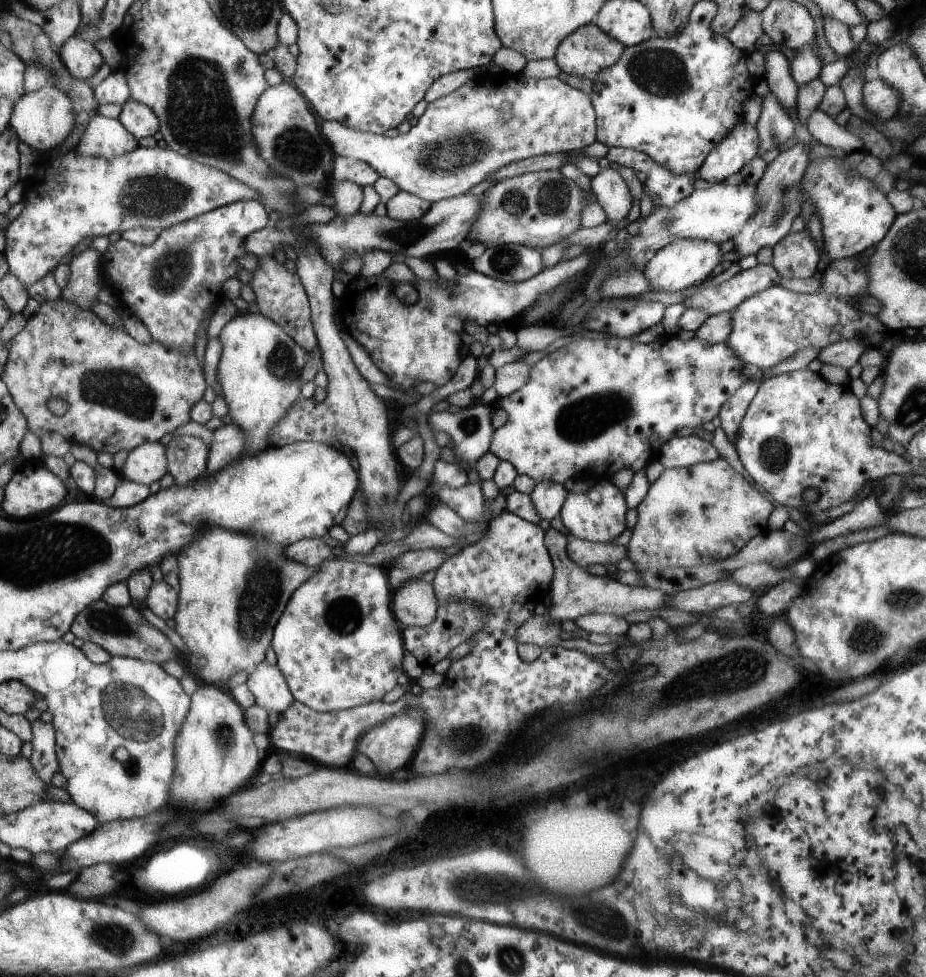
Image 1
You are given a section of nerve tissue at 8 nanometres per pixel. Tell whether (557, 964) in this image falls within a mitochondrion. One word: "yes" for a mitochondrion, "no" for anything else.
no

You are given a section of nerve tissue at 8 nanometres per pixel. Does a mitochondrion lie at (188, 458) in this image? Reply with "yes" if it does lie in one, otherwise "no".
yes

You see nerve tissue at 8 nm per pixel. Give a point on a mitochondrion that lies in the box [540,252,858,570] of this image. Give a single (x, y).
(584, 420)

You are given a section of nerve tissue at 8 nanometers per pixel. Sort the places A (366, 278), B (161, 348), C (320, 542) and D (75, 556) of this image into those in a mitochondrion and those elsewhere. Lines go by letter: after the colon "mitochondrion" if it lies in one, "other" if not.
A: other
B: other
C: other
D: mitochondrion

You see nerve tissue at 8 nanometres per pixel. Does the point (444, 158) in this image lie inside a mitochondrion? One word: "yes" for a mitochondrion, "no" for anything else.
yes

